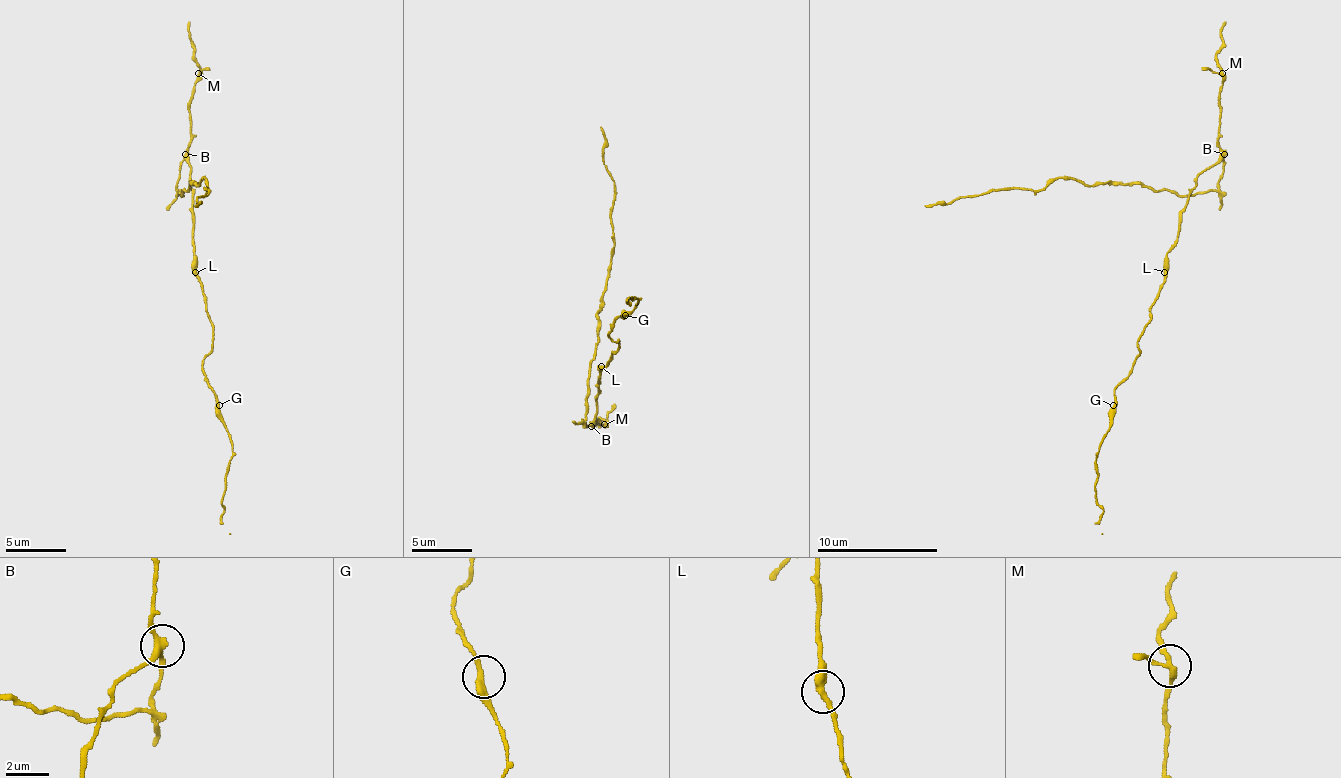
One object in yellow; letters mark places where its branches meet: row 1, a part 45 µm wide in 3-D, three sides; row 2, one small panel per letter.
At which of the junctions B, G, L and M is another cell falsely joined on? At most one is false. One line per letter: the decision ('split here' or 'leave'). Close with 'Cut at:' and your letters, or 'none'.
B: split here
G: leave
L: leave
M: leave
Cut at: B

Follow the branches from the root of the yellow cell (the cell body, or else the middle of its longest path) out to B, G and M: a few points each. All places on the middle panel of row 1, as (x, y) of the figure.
B: (598, 390), (592, 427)
G: (598, 390), (598, 372), (619, 345), (619, 339), (610, 336), (610, 327), (625, 315)
M: (598, 390), (592, 421), (604, 424)

